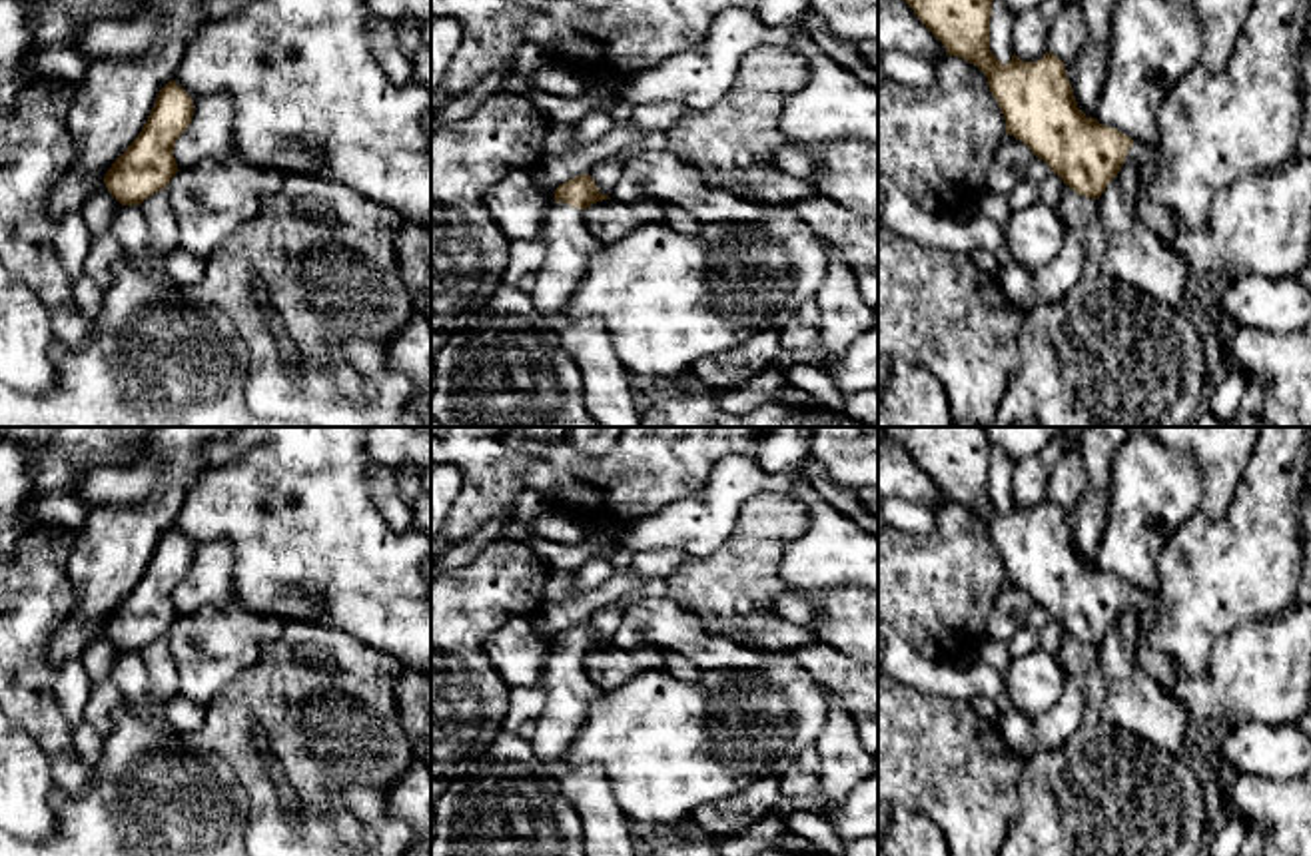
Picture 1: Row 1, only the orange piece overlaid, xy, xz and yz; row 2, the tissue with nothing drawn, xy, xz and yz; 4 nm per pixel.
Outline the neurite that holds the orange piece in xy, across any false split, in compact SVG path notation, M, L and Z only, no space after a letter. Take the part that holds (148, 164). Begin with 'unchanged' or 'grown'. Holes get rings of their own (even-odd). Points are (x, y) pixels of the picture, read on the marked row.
unchanged; M170 80L158 94L138 138L112 164L104 184L122 206L140 206L172 182L180 172L174 146L188 130L194 102L188 92Z

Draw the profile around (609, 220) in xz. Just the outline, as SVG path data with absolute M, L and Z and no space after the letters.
M603 200L585 210L589 231L603 243L615 243L639 225L664 223L662 204L658 200Z

